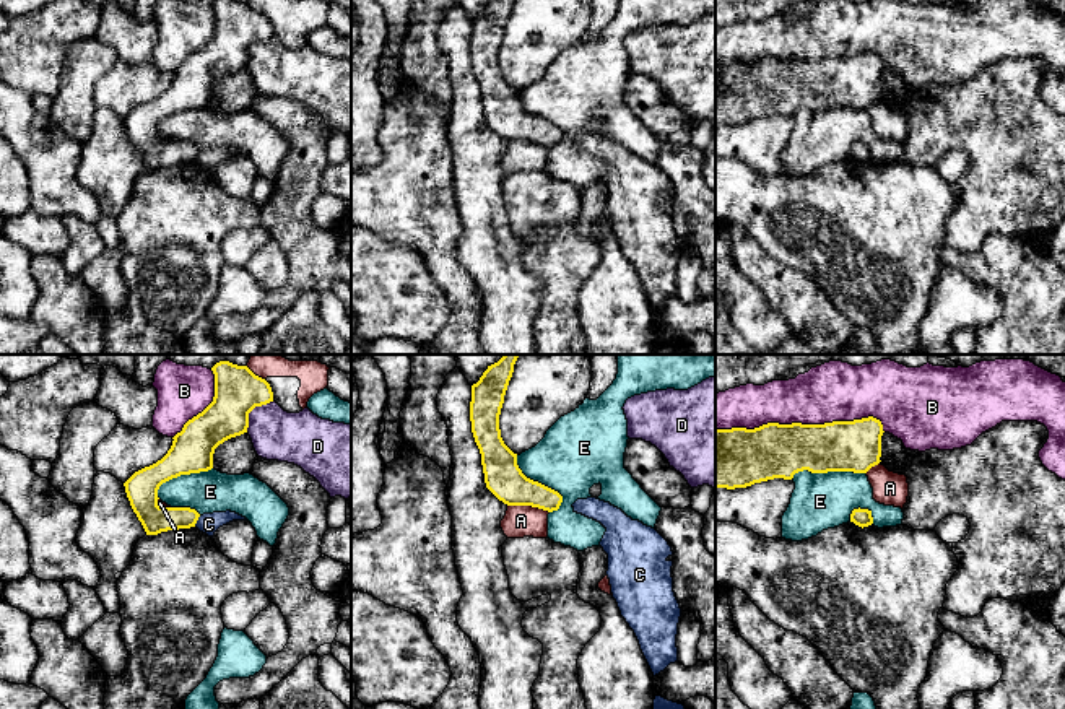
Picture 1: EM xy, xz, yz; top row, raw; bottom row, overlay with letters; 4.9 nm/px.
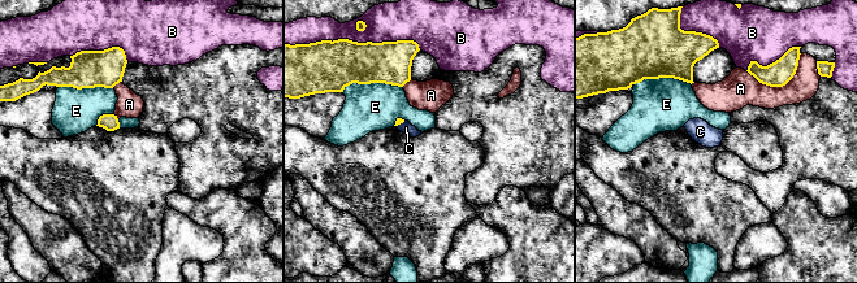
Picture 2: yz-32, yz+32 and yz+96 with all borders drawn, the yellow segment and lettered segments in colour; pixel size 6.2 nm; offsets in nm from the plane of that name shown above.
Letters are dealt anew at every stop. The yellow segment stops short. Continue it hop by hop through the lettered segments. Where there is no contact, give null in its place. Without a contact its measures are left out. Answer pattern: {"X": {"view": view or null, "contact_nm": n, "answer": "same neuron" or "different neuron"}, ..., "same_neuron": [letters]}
{"A": {"view": "xz", "contact_nm": 220, "answer": "different neuron"}, "B": {"view": "yz", "contact_nm": 850, "answer": "different neuron"}, "C": {"view": "xy", "contact_nm": 70, "answer": "different neuron"}, "D": {"view": "xy", "contact_nm": 200, "answer": "different neuron"}, "E": {"view": "xz", "contact_nm": 340, "answer": "different neuron"}, "same_neuron": []}

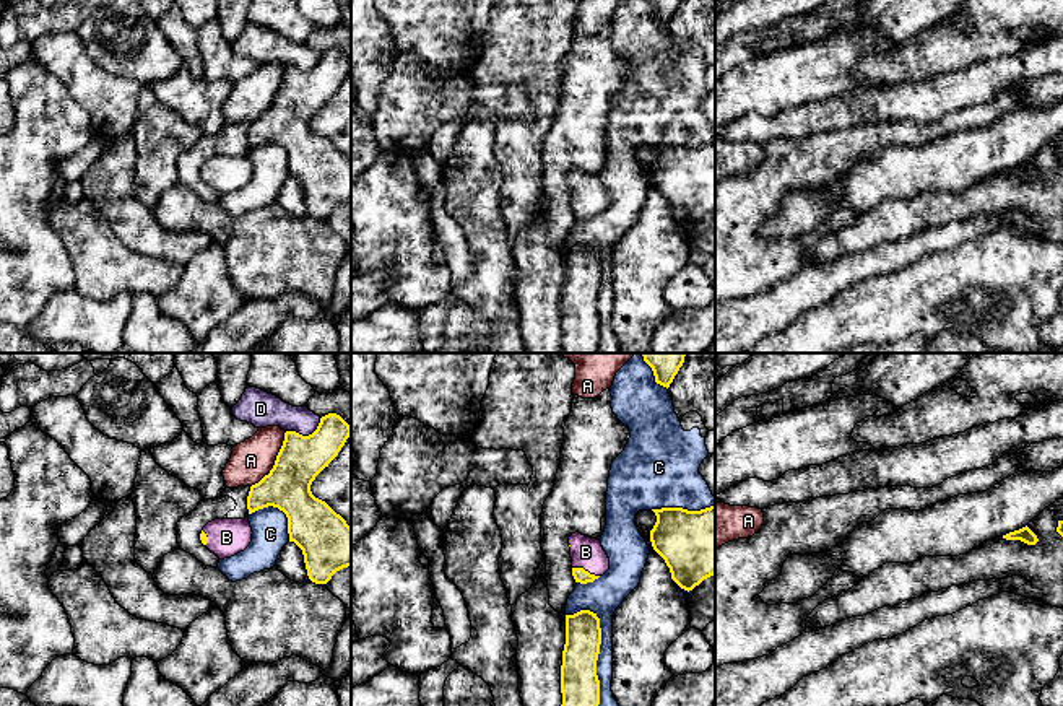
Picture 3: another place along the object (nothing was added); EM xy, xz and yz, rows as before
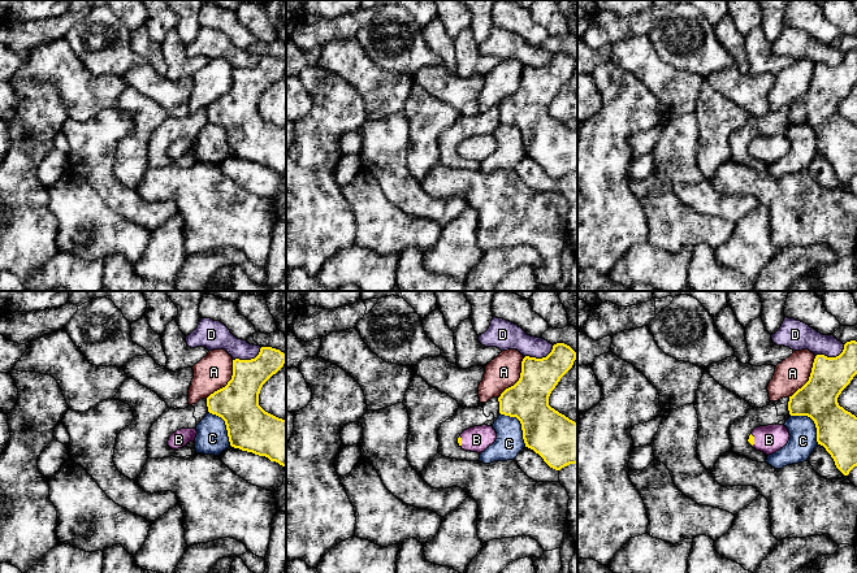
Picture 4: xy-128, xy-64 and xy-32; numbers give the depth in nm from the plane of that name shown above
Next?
{"A": {"view": "xy", "contact_nm": 340, "answer": "different neuron"}, "B": {"view": "xz", "contact_nm": 140, "answer": "same neuron"}, "C": {"view": "xz", "contact_nm": 550, "answer": "different neuron"}, "D": {"view": "xy", "contact_nm": 190, "answer": "different neuron"}, "same_neuron": ["B"]}

